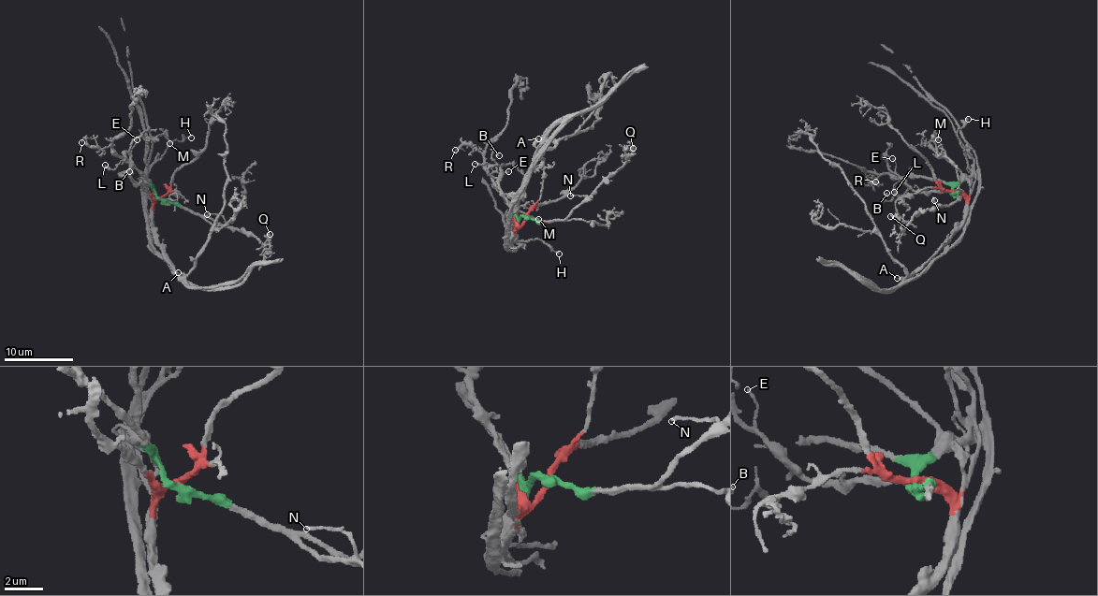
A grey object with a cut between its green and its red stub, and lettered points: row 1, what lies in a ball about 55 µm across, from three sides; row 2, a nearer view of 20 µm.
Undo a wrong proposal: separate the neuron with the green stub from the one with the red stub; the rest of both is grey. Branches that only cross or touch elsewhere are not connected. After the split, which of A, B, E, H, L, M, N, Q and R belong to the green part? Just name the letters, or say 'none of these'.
H, M, N, Q, R

